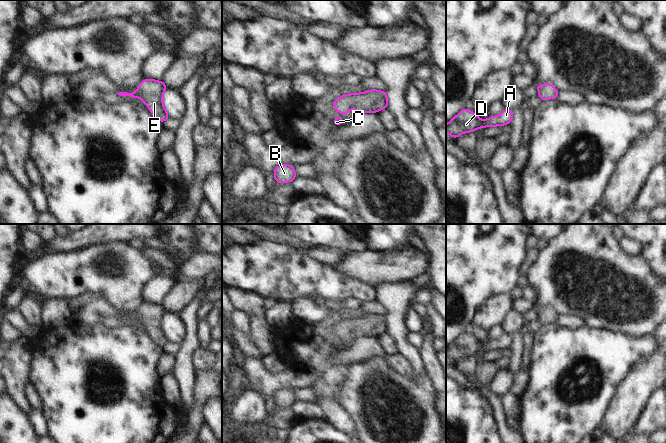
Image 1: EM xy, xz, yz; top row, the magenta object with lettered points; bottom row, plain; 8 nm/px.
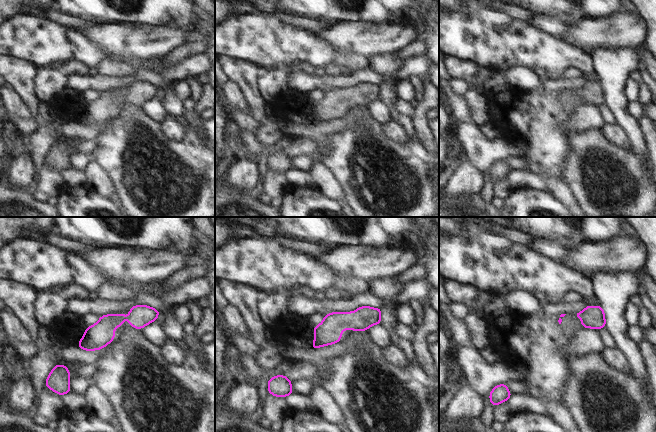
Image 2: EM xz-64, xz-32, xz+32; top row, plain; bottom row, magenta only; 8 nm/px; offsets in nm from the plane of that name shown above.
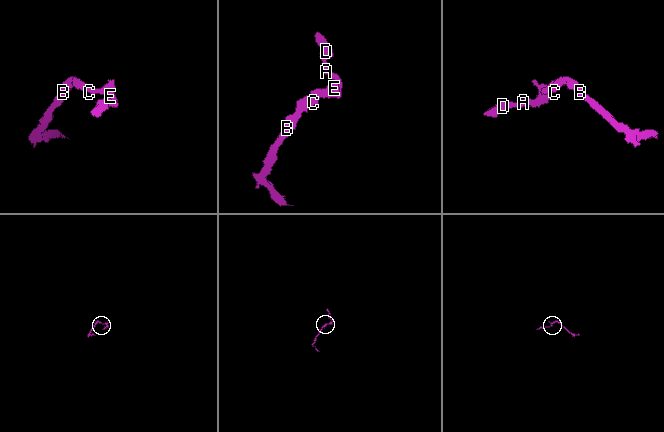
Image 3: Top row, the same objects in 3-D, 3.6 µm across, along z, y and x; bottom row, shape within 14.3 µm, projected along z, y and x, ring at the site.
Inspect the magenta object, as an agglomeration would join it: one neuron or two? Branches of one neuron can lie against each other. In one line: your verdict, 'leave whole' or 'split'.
leave whole

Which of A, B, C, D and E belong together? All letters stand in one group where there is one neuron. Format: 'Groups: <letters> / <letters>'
Groups: A B C D E

